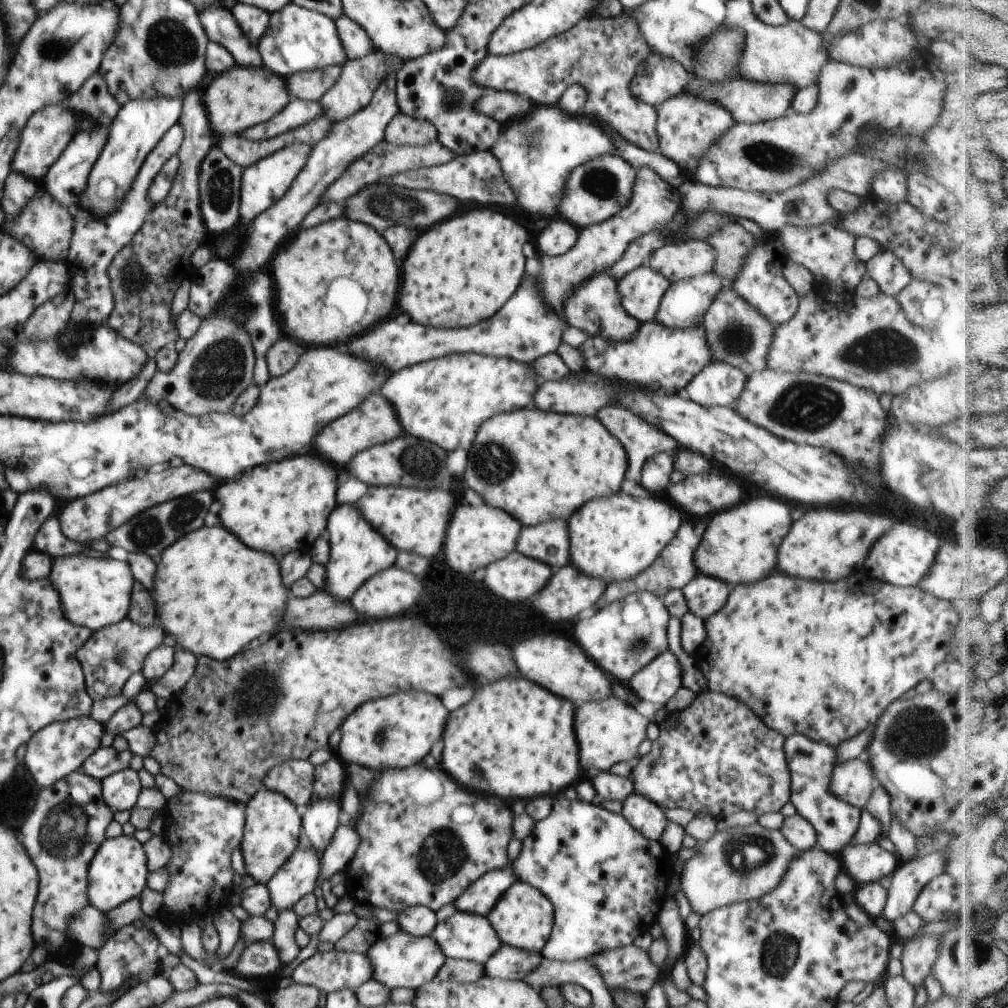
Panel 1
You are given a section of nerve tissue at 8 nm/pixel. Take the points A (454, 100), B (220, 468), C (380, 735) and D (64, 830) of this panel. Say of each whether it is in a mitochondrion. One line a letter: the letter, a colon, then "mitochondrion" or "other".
A: mitochondrion
B: other
C: mitochondrion
D: mitochondrion

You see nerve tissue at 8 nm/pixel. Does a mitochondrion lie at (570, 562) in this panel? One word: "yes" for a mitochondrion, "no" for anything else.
no

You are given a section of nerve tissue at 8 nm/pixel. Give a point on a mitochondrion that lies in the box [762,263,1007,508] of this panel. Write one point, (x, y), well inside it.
(885, 349)

